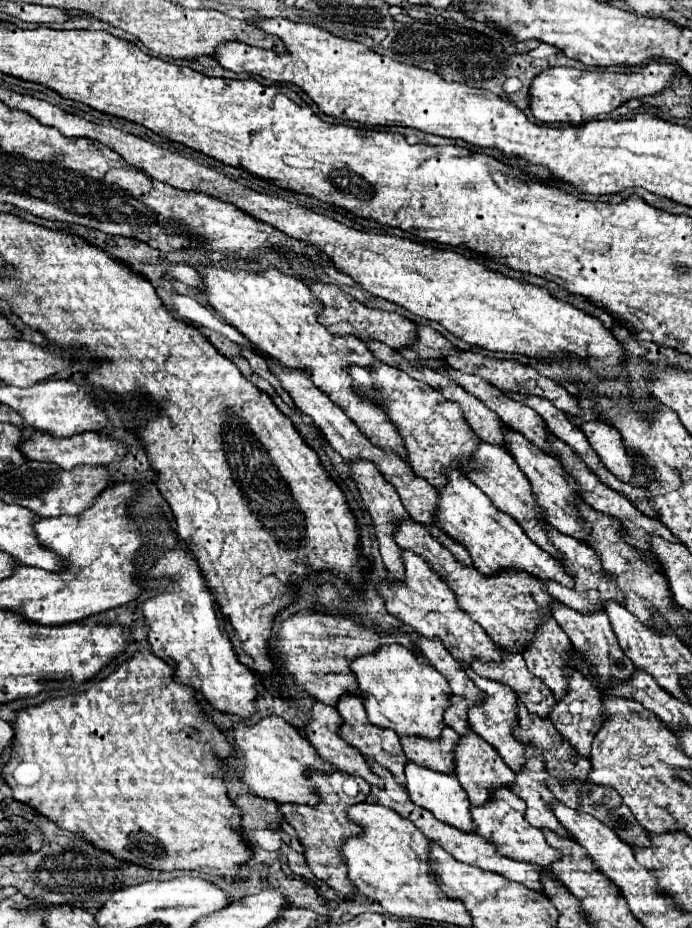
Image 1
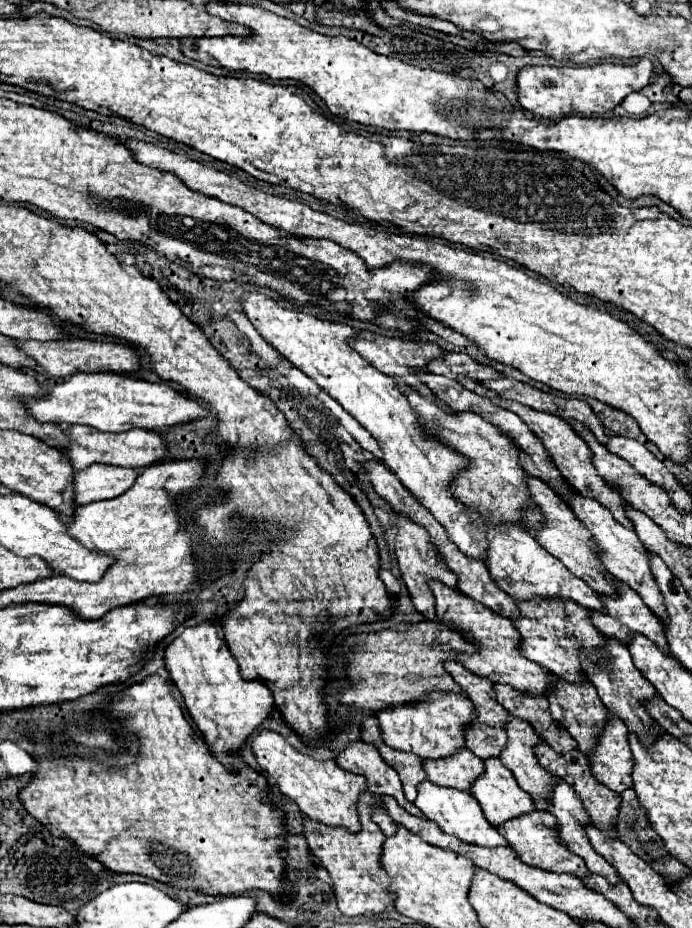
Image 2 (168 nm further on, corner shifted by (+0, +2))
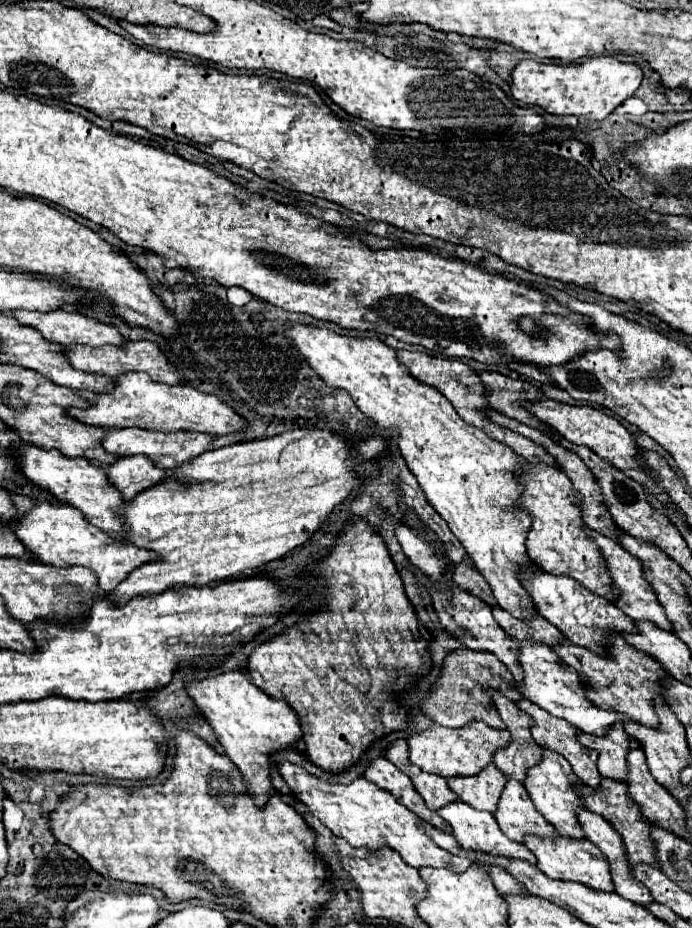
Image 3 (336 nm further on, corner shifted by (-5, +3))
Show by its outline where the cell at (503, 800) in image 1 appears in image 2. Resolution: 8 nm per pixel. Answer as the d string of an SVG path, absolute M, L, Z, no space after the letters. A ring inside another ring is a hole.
M534 811L534 813L522 815L522 817L510 819L508 823L502 823L498 829L500 829L500 835L504 835L508 839L510 847L520 855L520 859L526 865L532 865L532 867L538 867L538 869L544 869L544 871L574 875L574 877L580 877L580 879L584 875L588 875L584 859L562 845L560 833L558 833L558 821L556 821L556 817L552 813Z

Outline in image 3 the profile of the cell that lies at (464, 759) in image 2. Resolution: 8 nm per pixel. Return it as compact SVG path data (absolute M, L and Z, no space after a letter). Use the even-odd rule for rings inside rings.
M485 766L481 774L473 774L469 778L447 778L449 788L459 796L459 800L467 802L477 810L495 812L497 800L505 786L505 776L493 766Z

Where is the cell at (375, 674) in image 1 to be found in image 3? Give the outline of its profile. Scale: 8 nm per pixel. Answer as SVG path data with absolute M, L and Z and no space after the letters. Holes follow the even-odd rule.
M469 722L463 728L447 728L433 724L433 728L411 734L407 738L407 744L409 744L409 760L415 766L419 766L425 772L433 772L447 778L447 776L469 776L481 772L491 762L491 754L497 748L505 746L509 740L511 738L507 730L491 730L491 726L485 726L485 722Z

